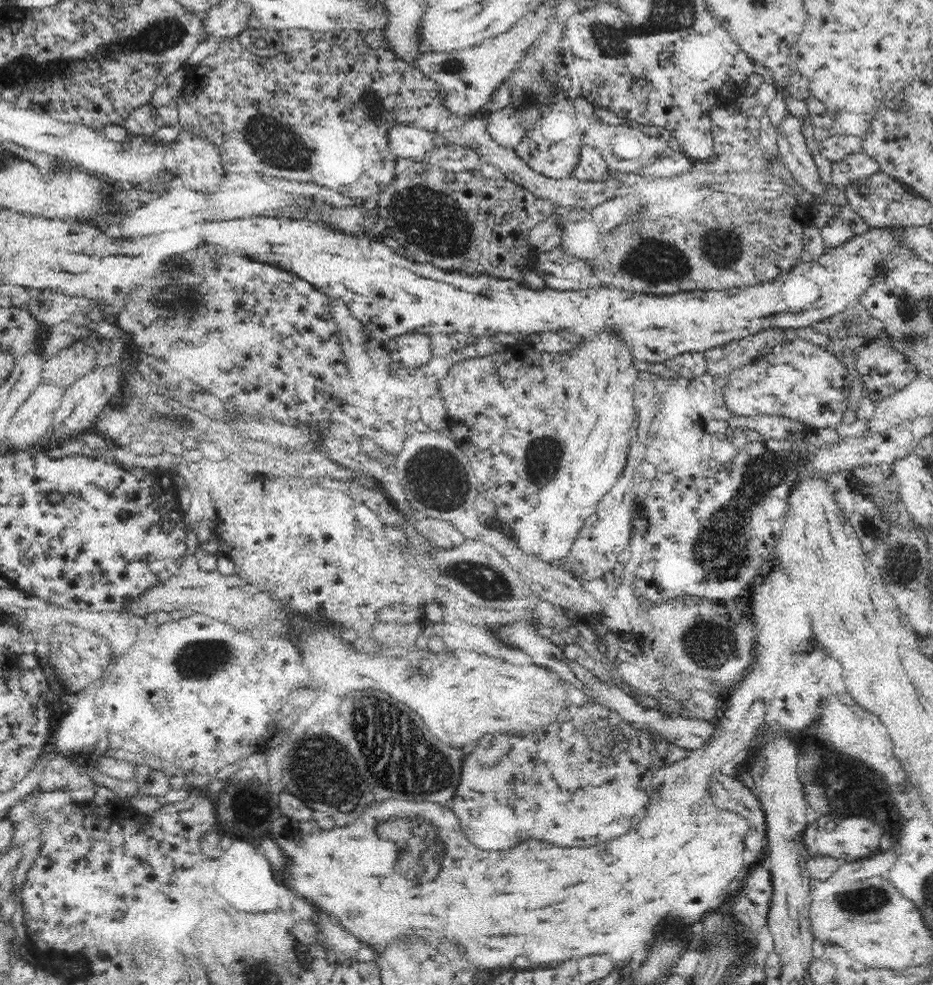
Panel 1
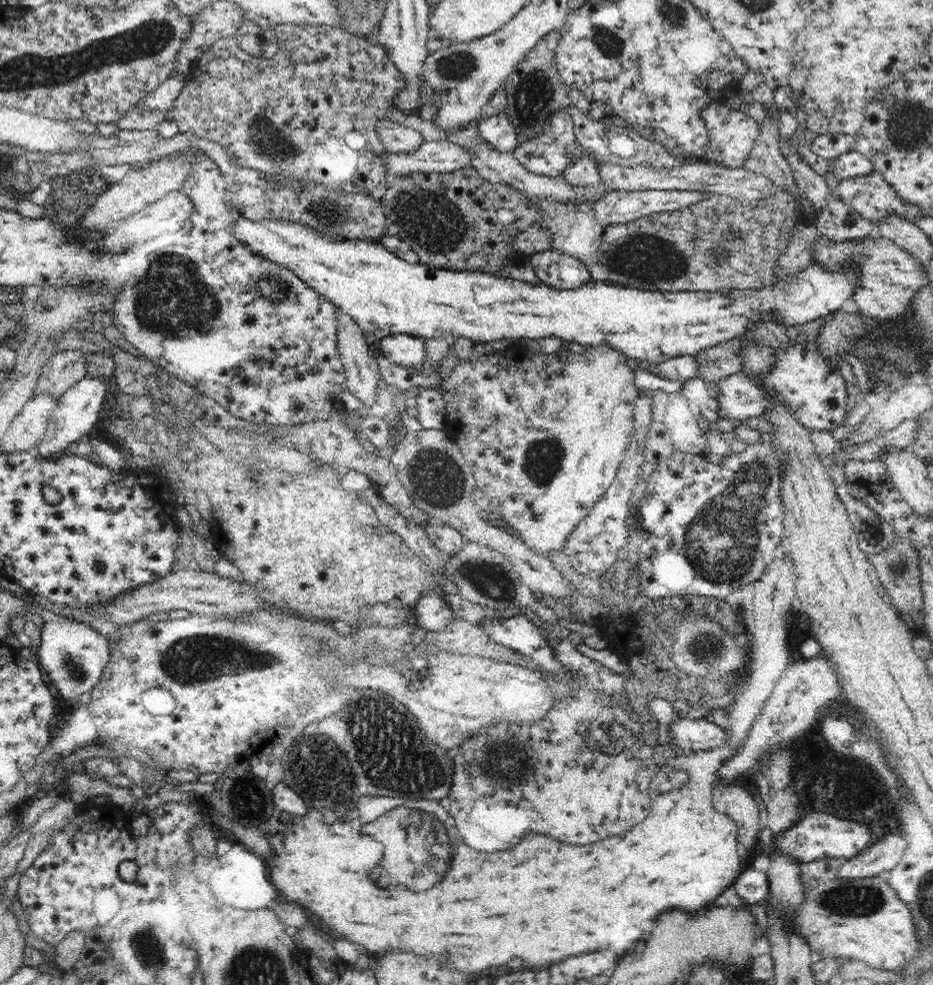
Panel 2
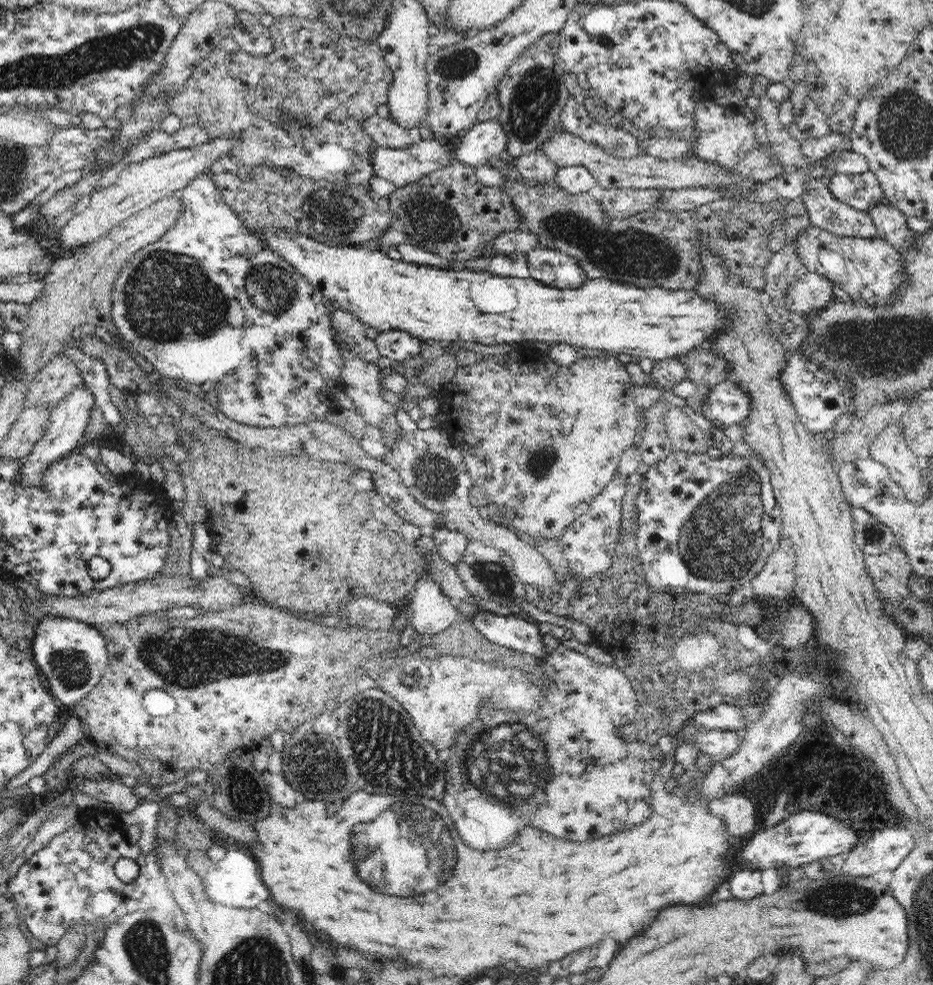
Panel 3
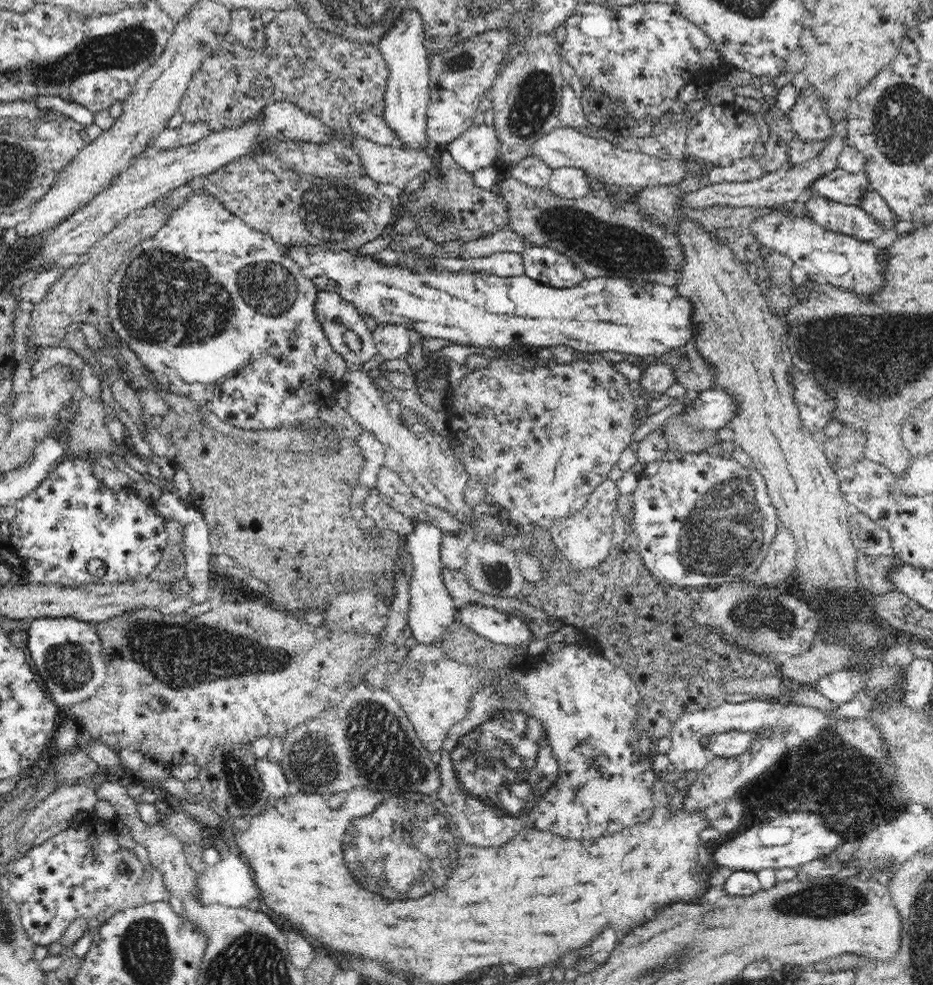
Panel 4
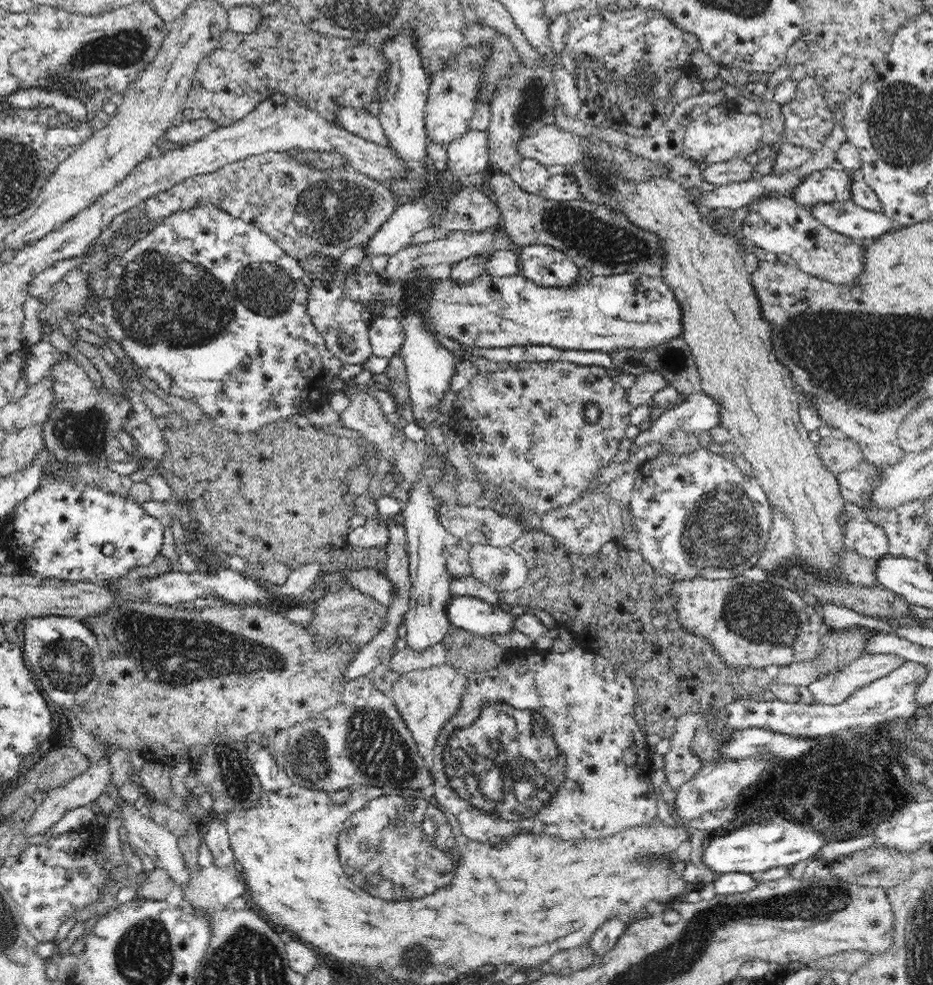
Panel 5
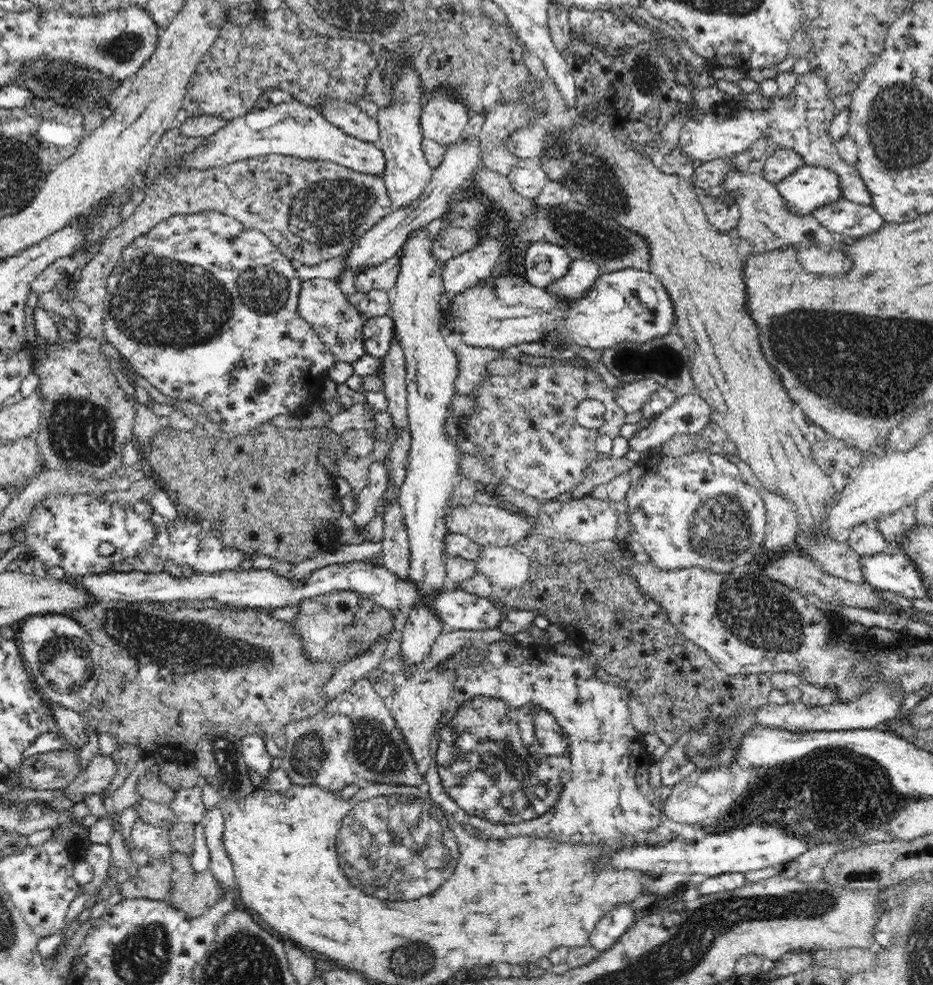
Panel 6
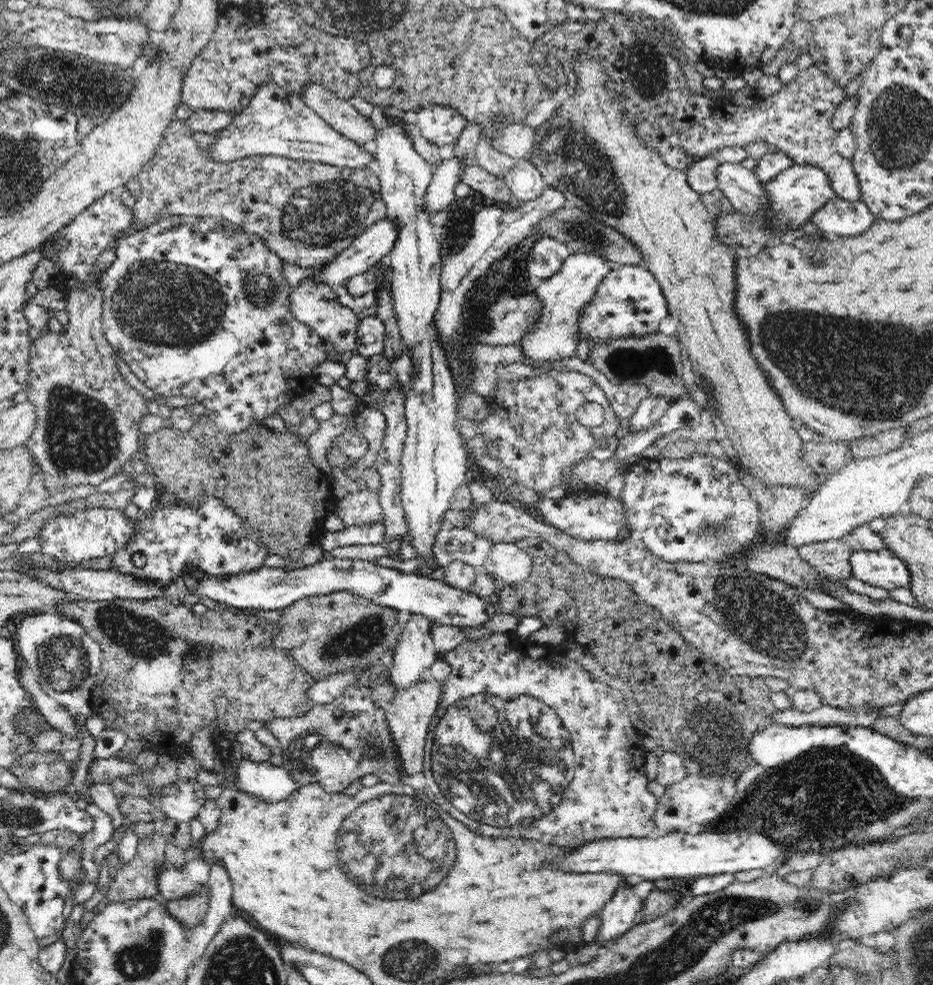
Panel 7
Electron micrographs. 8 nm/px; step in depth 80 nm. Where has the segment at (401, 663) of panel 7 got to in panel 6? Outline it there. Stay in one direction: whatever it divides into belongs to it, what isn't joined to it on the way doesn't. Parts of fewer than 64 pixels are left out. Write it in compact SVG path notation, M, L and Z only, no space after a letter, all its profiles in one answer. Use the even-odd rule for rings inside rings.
M422 229L414 233L409 242L404 245L401 254L403 256L402 272L397 280L397 290L391 301L390 312L390 317L396 322L399 346L402 347L406 362L407 413L413 438L411 450L408 452L407 477L405 483L401 486L399 496L399 505L402 509L408 535L410 582L414 587L414 593L418 595L418 598L414 598L414 602L406 610L408 619L405 629L399 637L402 656L410 663L422 661L427 657L432 644L436 642L436 638L444 630L445 622L436 611L437 598L451 588L451 582L448 581L445 567L445 540L449 533L447 532L447 526L444 524L443 514L444 508L447 506L446 501L451 497L452 481L454 480L454 474L458 471L457 461L461 454L458 448L459 439L456 436L447 438L443 431L445 419L450 416L449 405L455 393L454 380L457 376L457 356L454 351L446 346L446 342L442 337L439 306L440 303L444 304L447 301L448 296L442 295L445 290L443 271L436 265L436 261L430 255L430 244L432 244L432 240L426 236Z

